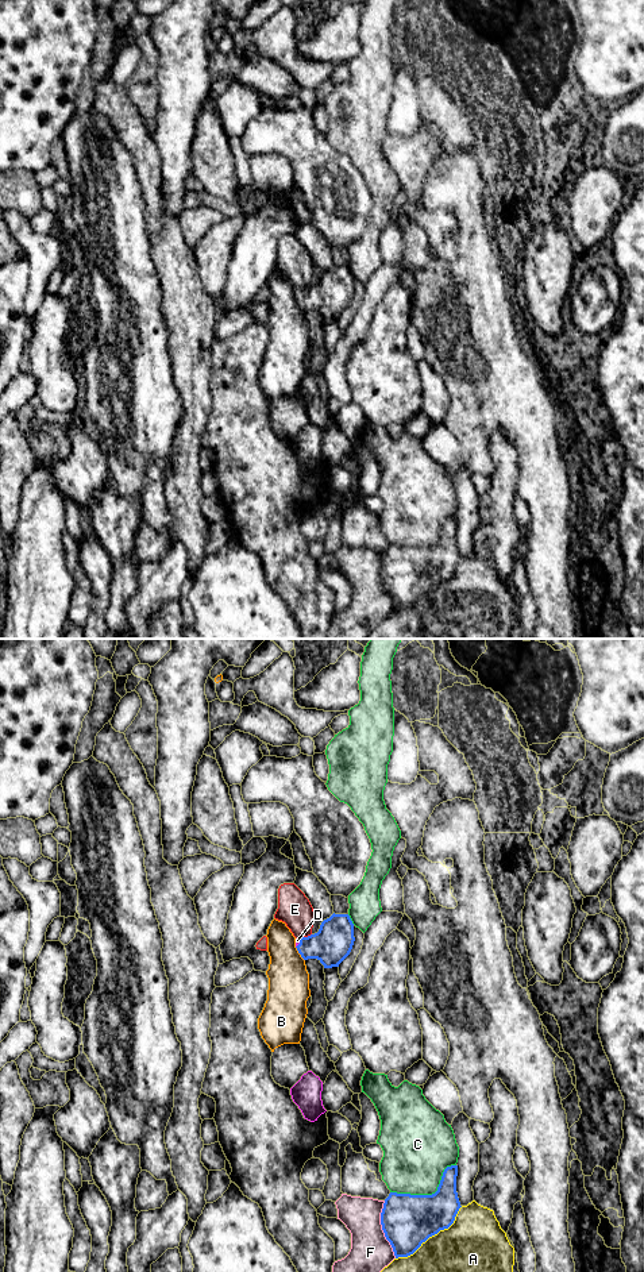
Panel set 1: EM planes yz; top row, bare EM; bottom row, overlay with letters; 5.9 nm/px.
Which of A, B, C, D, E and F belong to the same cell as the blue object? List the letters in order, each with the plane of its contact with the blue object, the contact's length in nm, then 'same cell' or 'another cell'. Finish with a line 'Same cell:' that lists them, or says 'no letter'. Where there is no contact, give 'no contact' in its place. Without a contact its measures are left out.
A: yz | 500 nm | another cell
B: yz | 110 nm | another cell
C: yz | 420 nm | another cell
D: yz | 60 nm | same cell
E: yz | 80 nm | another cell
F: yz | 360 nm | another cell
Same cell: D

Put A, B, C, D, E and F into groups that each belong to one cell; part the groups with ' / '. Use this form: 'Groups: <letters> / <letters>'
Groups: A / B / C / D / E / F

